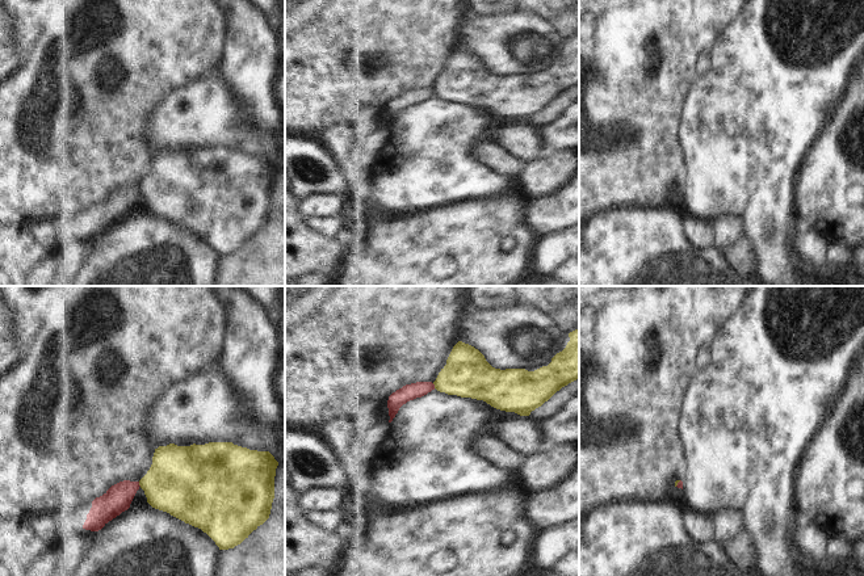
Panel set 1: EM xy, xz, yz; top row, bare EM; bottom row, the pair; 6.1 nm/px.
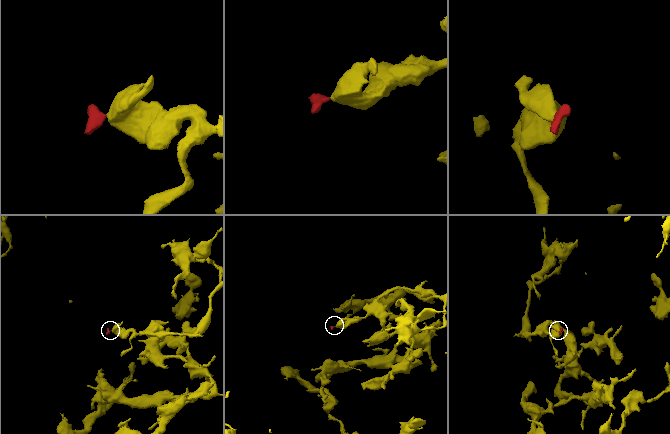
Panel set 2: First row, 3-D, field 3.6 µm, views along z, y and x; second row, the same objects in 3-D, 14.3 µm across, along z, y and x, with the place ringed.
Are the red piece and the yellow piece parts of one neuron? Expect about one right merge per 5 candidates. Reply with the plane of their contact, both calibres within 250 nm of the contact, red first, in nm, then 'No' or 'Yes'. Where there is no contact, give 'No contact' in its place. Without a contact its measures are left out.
Touches red in xy. Thickness 160 nm (red) against 400 nm. No.

